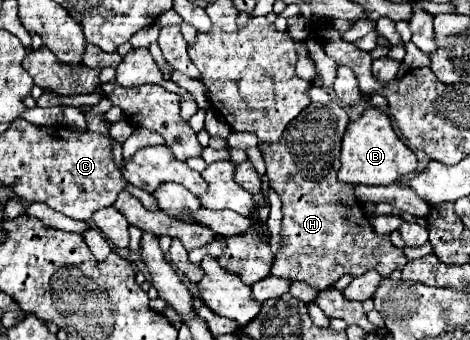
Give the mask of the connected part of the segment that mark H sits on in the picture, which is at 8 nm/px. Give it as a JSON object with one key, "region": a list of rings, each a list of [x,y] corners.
{"region":[[[312,102],[300,116],[296,116],[280,140],[276,144],[262,144],[264,160],[268,162],[266,174],[270,178],[270,186],[280,194],[282,198],[282,240],[280,250],[276,254],[276,262],[272,266],[274,276],[286,276],[290,280],[300,280],[310,284],[316,290],[334,286],[336,280],[340,280],[344,274],[362,276],[368,270],[376,270],[382,278],[388,278],[394,270],[402,270],[408,262],[406,254],[390,242],[390,236],[378,236],[374,228],[370,226],[366,212],[362,208],[362,202],[354,196],[354,186],[344,184],[336,178],[336,172],[340,170],[340,146],[342,136],[348,126],[348,114],[338,102],[330,104],[318,104]]]}

